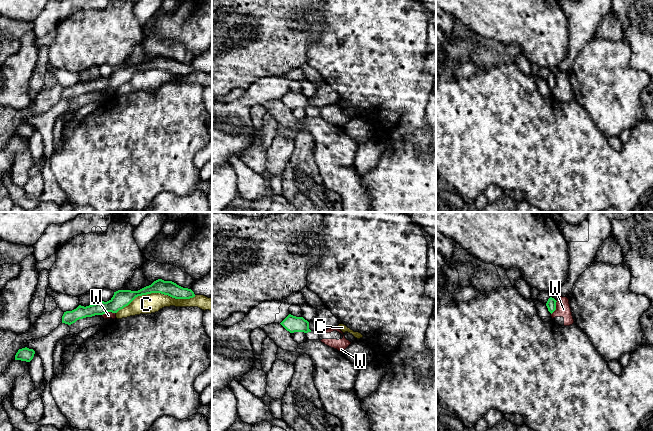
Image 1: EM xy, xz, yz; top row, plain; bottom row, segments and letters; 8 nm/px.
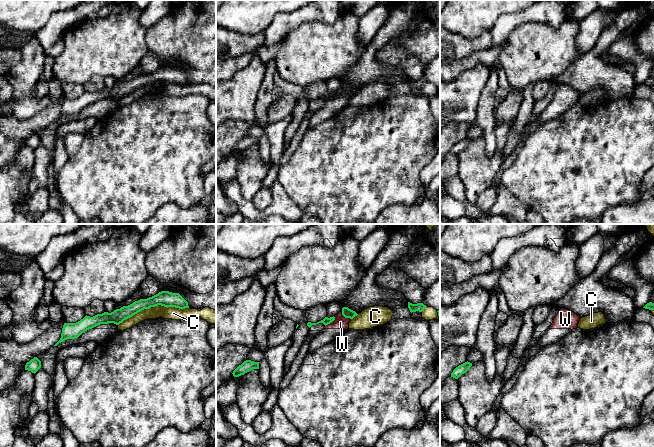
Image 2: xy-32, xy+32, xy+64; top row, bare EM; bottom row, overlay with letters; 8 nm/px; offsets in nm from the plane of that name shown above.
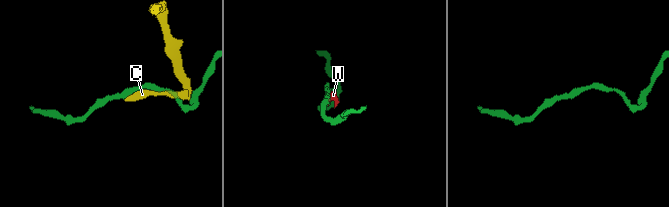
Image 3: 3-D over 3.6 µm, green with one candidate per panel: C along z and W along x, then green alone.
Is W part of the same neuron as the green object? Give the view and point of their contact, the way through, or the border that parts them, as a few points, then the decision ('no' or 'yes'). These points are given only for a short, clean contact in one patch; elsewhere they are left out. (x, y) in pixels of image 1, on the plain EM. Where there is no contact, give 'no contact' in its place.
meets green in xy at (108, 87); border along xy (115, 88), (106, 88), (102, 91); no

